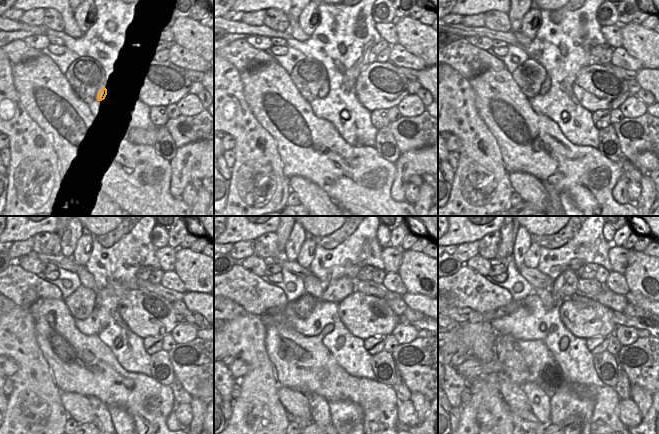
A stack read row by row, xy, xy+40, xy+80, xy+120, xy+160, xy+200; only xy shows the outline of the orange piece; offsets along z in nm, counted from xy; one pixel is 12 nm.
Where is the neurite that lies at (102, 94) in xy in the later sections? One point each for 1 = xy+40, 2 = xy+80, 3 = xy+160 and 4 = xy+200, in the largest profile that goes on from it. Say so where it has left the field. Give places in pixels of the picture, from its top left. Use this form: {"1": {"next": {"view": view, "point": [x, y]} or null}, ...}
{"1": {"next": {"view": "xy+40", "point": [323, 91]}}, "2": {"next": {"view": "xy+80", "point": [545, 87]}}, "3": {"next": {"view": "xy+160", "point": [337, 290]}}, "4": {"next": {"view": "xy+200", "point": [565, 285]}}}

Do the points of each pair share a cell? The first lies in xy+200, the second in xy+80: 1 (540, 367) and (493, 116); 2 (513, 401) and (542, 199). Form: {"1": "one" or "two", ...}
{"1": "one", "2": "one"}

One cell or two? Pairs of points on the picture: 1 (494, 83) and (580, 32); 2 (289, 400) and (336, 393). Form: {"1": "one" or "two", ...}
{"1": "two", "2": "two"}

